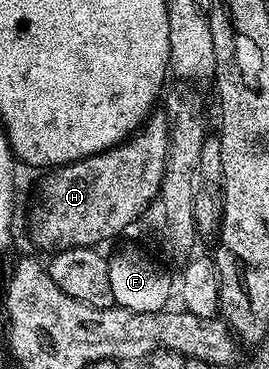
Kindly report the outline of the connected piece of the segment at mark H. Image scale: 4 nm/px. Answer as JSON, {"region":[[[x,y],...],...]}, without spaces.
{"region":[[[153,111],[128,140],[114,148],[45,172],[48,174],[40,181],[40,190],[32,201],[32,214],[28,217],[33,239],[44,249],[59,251],[96,247],[99,241],[119,238],[123,229],[138,220],[144,209],[161,196],[168,132],[167,114]]]}

